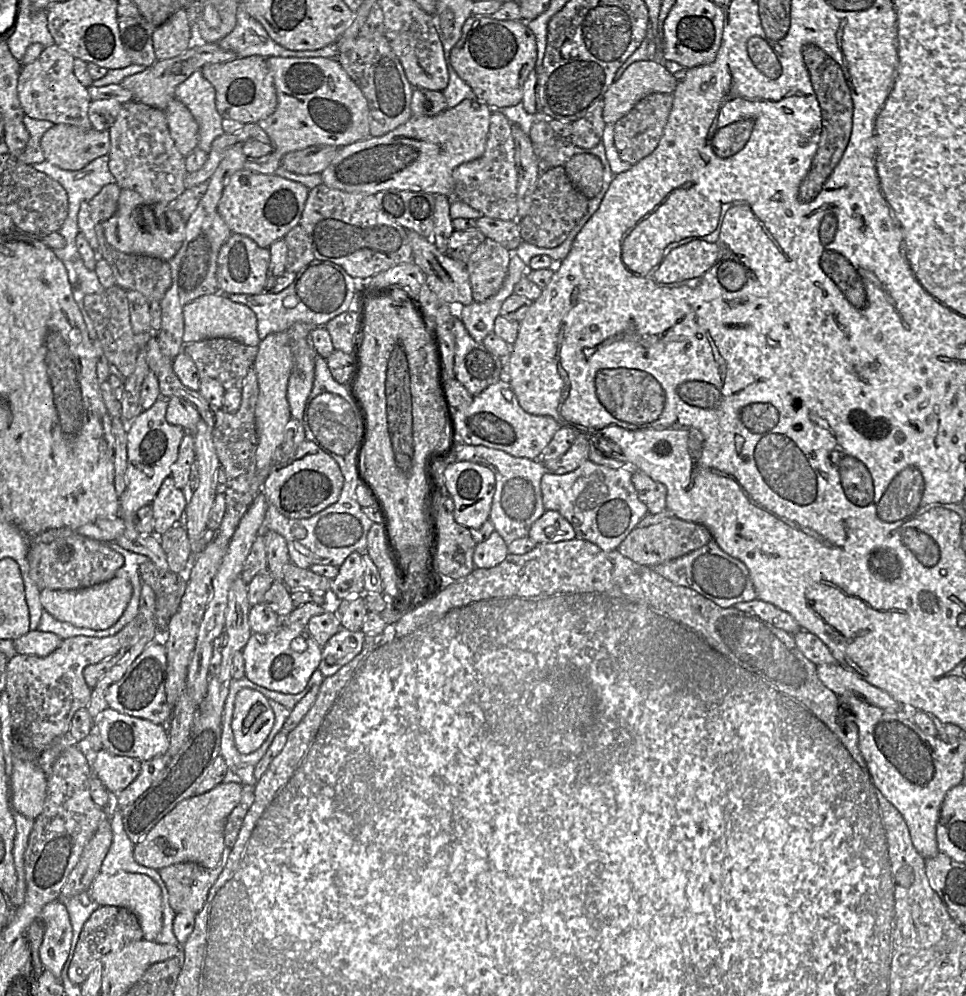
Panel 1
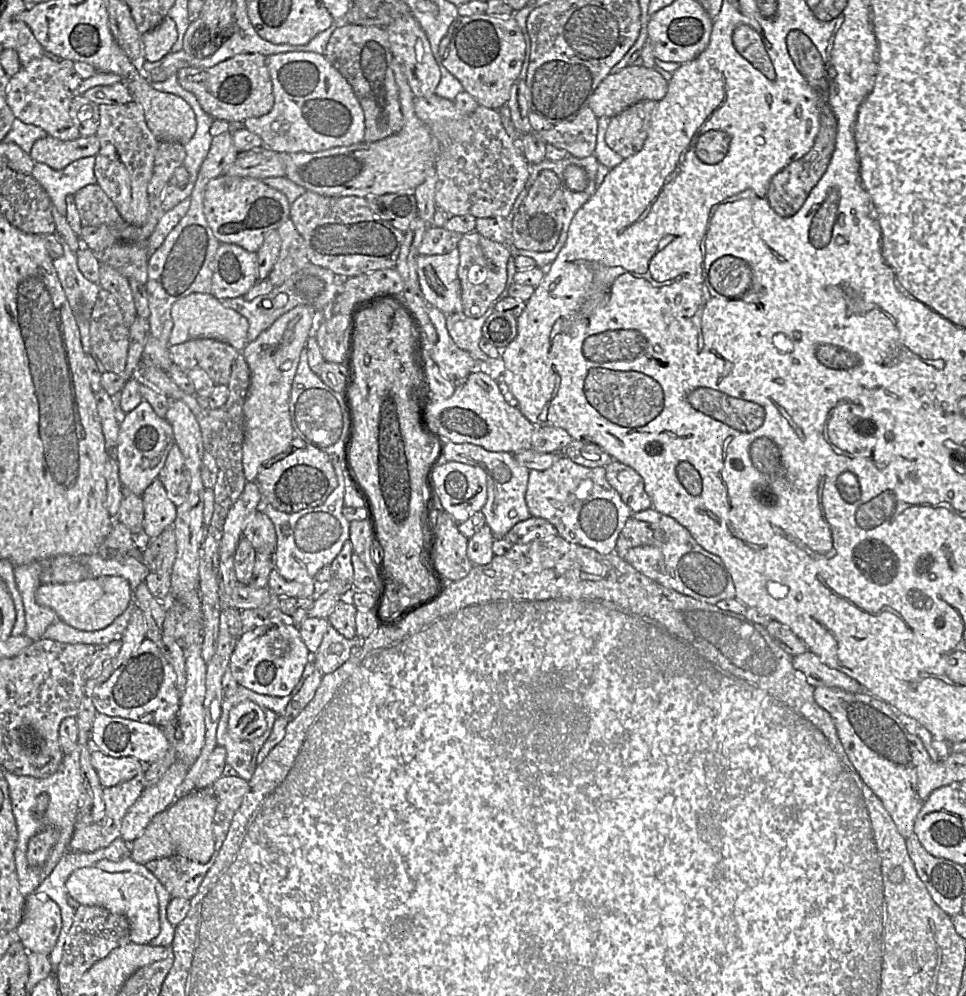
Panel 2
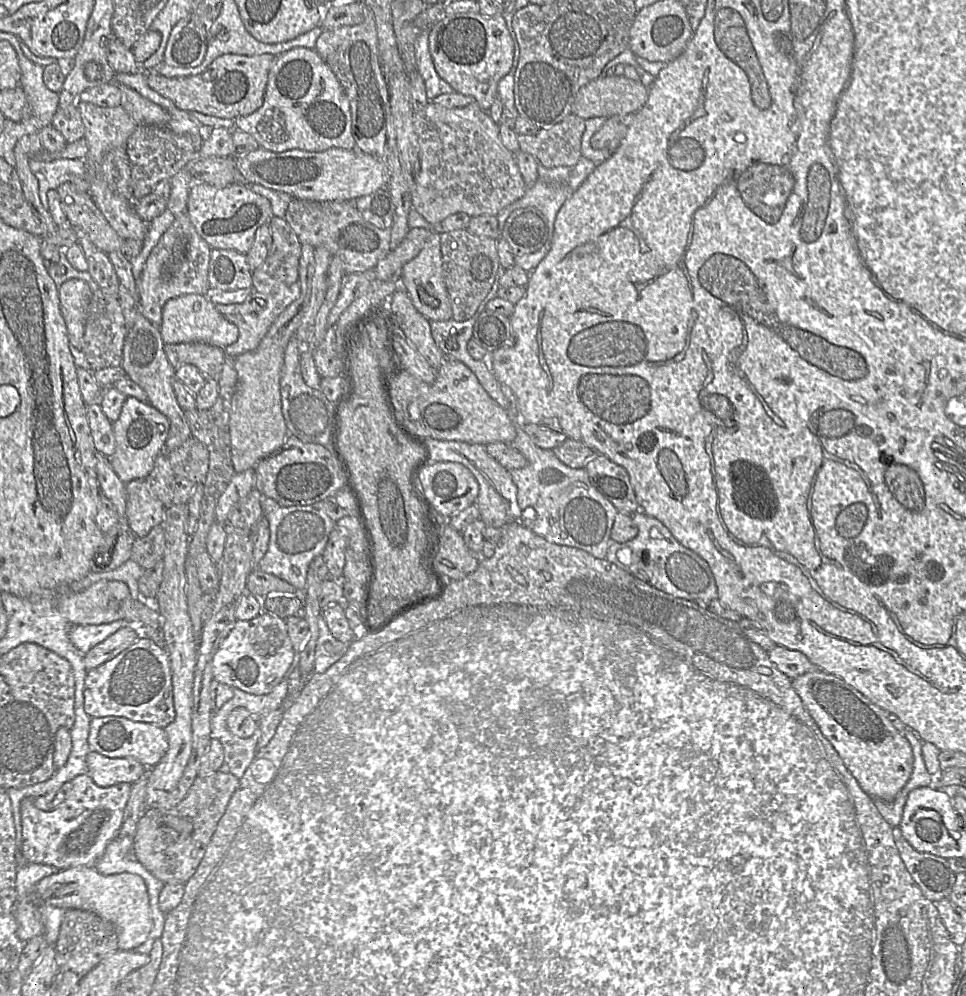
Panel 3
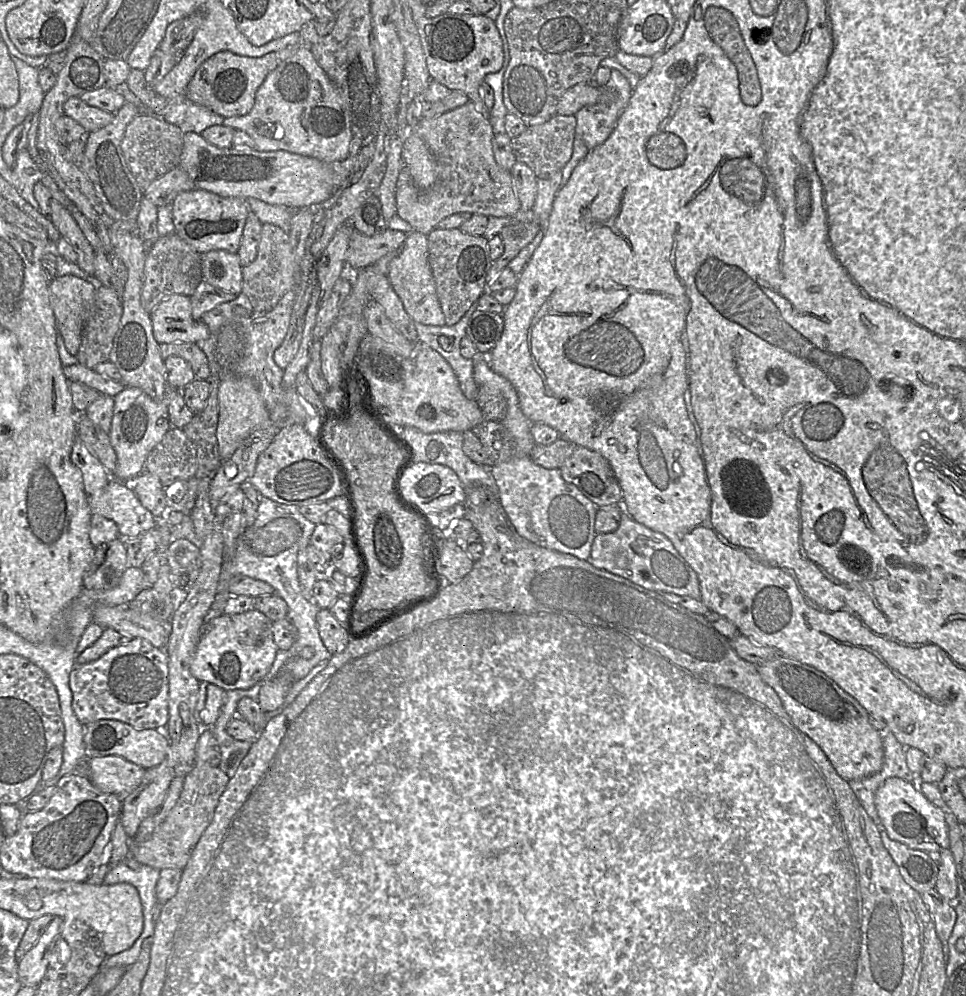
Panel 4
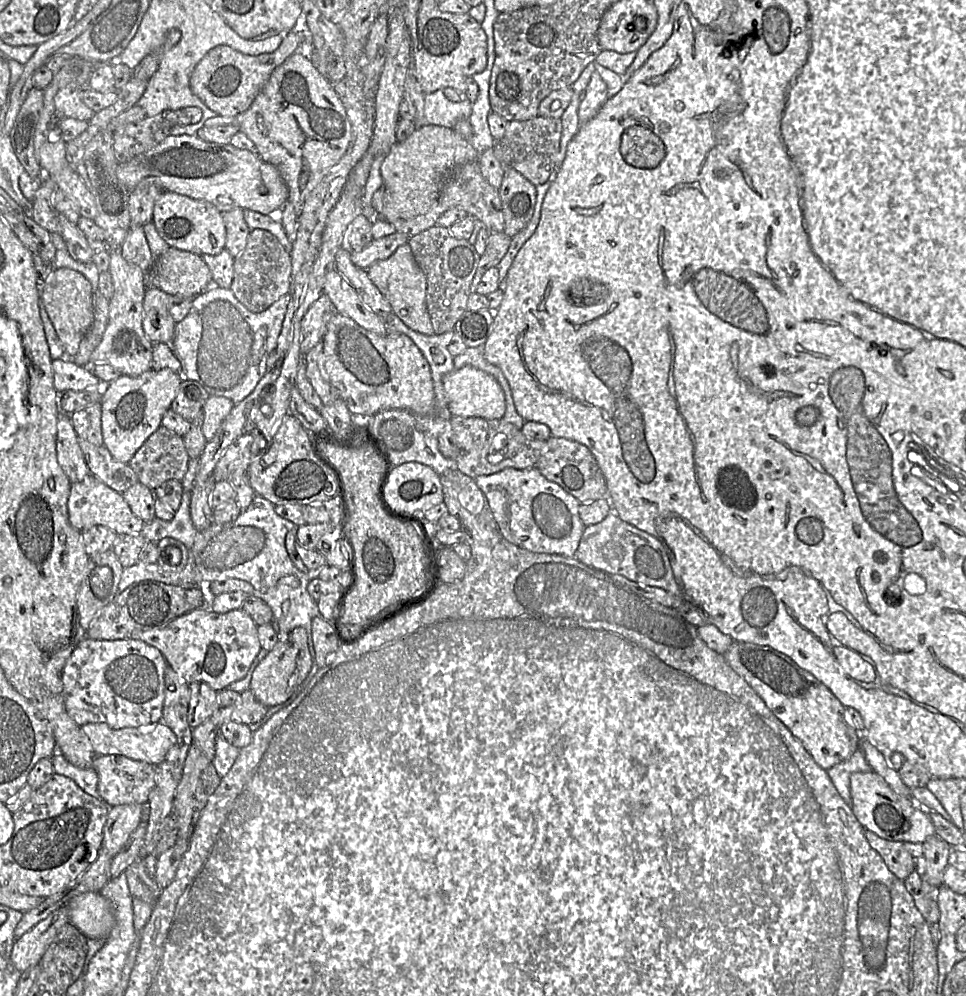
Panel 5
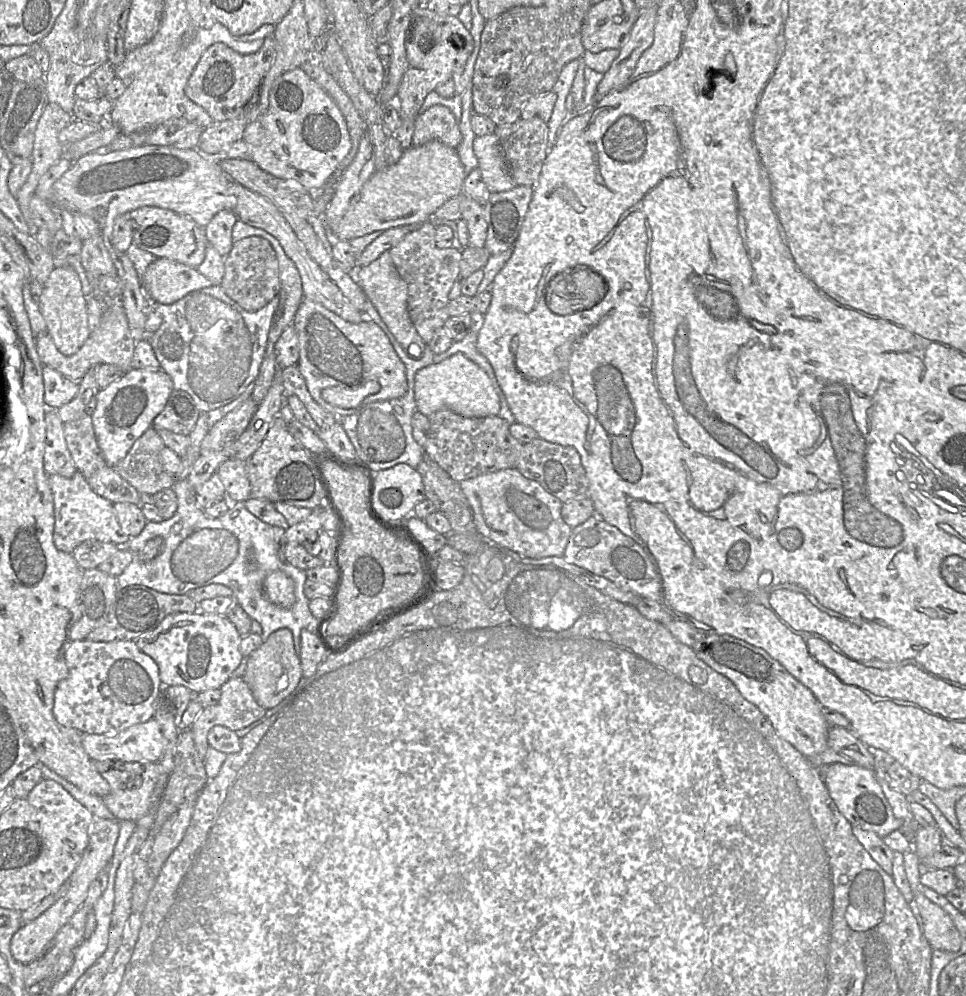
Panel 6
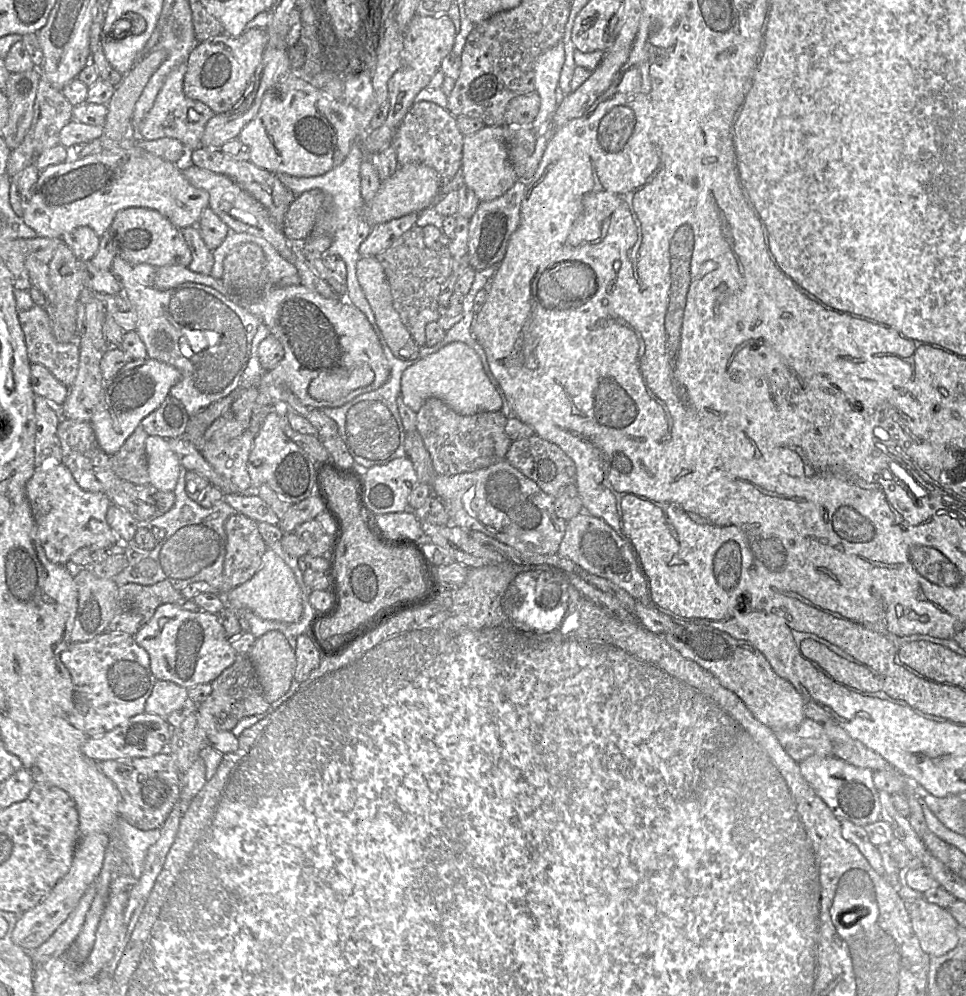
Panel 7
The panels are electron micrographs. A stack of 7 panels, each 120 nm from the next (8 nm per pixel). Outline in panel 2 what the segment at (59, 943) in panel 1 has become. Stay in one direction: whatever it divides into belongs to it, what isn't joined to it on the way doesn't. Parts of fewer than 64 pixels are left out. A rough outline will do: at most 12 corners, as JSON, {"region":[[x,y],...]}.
{"region":[[44,893],[26,897],[14,934],[29,952],[49,956],[61,910]]}

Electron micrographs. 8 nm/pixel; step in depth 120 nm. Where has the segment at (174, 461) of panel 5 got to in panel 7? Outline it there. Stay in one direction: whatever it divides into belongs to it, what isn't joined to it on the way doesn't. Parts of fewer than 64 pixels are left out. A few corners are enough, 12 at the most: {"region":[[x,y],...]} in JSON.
{"region":[[139,425],[110,456],[120,479],[149,486],[148,437]]}

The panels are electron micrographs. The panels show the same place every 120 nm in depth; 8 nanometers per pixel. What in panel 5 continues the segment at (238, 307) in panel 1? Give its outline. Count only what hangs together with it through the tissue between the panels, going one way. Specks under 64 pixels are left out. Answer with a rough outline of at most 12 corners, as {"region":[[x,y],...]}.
{"region":[[146,287],[142,327],[154,343],[170,344],[176,322],[171,295]]}

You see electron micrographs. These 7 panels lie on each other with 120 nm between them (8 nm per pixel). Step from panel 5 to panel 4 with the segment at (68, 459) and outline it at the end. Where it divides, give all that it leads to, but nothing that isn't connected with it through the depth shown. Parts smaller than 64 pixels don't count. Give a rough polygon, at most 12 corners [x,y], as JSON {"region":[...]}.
{"region":[[78,437],[70,458],[82,473],[87,495],[111,474]]}

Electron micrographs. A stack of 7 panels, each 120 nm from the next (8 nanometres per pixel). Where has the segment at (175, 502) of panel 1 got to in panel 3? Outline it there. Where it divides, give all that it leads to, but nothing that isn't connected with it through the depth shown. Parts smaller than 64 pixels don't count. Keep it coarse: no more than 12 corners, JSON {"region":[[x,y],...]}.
{"region":[[146,479],[125,484],[124,525],[141,538],[164,519],[166,508]]}

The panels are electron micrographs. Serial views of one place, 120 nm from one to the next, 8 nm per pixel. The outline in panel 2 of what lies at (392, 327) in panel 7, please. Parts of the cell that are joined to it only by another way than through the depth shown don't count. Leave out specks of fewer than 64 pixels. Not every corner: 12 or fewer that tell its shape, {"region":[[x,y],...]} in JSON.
{"region":[[458,250],[417,257],[422,294],[444,314],[463,310]]}

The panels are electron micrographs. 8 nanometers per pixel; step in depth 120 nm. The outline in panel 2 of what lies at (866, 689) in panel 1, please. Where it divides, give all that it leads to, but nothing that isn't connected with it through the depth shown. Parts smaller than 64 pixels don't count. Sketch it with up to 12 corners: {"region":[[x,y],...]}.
{"region":[[810,651],[793,666],[814,687],[866,692],[859,682],[828,666]]}

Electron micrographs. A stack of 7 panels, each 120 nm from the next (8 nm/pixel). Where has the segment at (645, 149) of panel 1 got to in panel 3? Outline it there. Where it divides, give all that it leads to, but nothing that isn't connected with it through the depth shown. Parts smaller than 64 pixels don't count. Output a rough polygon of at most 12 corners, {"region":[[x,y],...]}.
{"region":[[635,113],[606,119],[593,135],[595,149],[614,153]]}

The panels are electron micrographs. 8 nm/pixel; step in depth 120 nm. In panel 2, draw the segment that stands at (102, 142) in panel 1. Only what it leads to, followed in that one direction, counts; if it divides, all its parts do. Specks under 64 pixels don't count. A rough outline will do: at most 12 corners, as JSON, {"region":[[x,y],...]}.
{"region":[[50,135],[37,140],[29,155],[61,170],[96,156],[95,135],[63,141]]}

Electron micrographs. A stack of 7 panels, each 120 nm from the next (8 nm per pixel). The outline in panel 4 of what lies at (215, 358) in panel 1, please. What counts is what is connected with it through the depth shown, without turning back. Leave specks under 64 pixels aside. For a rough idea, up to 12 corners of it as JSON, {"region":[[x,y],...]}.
{"region":[[196,343],[159,344],[161,356],[187,361],[196,378],[212,374],[208,359]]}

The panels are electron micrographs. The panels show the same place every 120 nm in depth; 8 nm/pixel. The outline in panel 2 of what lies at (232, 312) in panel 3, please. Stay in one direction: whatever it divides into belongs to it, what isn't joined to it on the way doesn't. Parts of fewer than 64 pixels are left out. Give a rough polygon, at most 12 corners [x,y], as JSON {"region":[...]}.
{"region":[[308,263],[270,293],[219,299],[248,321],[246,343],[304,305],[333,305],[343,279]]}

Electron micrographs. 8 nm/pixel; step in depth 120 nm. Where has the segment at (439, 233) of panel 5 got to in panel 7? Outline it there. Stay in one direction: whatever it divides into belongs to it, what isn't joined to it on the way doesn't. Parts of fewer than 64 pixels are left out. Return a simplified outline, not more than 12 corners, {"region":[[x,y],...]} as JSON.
{"region":[[413,226],[376,256],[393,307],[426,344],[451,274],[448,247],[424,243]]}

